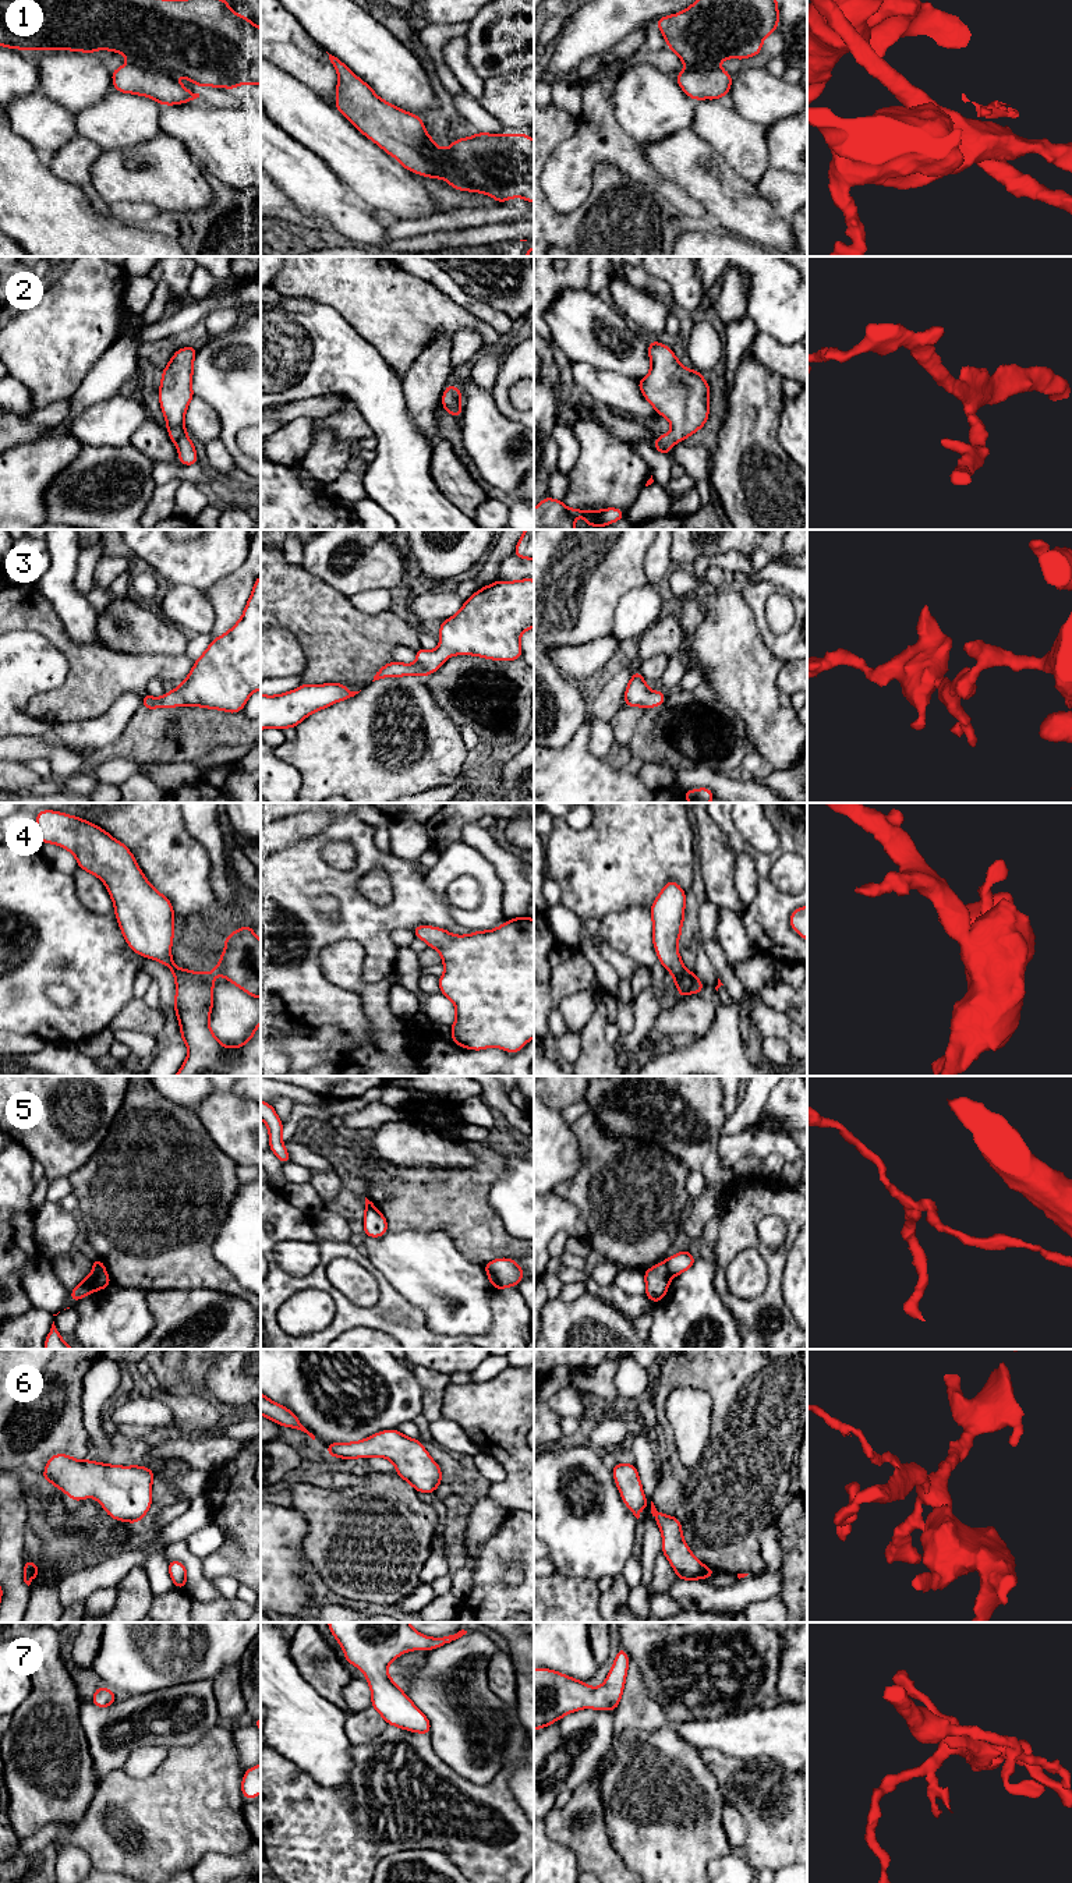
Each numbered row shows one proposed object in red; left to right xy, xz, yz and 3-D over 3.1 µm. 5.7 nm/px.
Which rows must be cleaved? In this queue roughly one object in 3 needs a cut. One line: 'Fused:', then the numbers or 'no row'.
Fused: 5

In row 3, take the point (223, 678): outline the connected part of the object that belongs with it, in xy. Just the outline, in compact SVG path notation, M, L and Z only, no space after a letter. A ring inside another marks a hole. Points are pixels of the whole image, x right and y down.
M261 576L241 619L210 641L185 680L160 698L145 693L141 707L204 707L236 714L256 690L261 690Z

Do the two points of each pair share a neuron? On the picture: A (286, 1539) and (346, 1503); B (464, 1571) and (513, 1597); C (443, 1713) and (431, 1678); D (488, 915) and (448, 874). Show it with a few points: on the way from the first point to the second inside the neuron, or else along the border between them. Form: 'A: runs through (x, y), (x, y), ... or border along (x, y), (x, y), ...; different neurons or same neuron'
A: border along (292, 1505), (304, 1515), (307, 1524), (305, 1558); different neurons
B: border along (469, 1564), (473, 1572), (473, 1588), (462, 1600); different neurons
C: runs through (443, 1705), (443, 1691), (439, 1687); same neuron
D: runs through (488, 896), (488, 884), (473, 869), (466, 869); same neuron

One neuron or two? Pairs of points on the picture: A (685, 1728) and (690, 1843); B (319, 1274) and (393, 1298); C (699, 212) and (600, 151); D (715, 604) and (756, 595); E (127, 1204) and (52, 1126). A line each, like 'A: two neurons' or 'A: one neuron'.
A: two neurons
B: one neuron
C: one neuron
D: two neurons
E: two neurons

